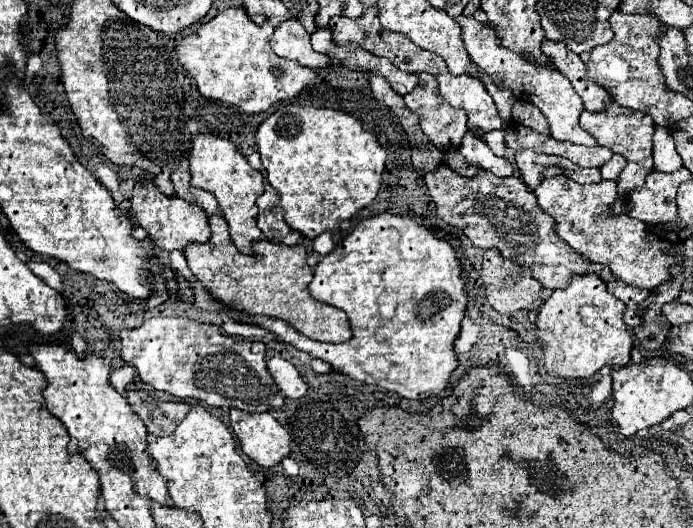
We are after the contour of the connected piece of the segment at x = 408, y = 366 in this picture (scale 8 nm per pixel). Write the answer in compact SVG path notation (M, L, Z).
M379 213L361 221L333 253L321 259L321 263L315 267L315 277L309 289L321 289L323 301L329 301L333 307L339 307L347 313L353 329L353 337L347 343L333 345L313 341L299 335L291 327L281 327L277 319L245 315L233 309L229 309L229 313L231 317L239 315L251 323L271 329L285 343L327 361L335 371L345 373L357 381L385 387L407 399L427 399L445 391L451 373L459 365L453 341L461 331L461 321L467 311L467 293L461 277L461 263L455 249L445 239L437 239L429 229L409 217Z

